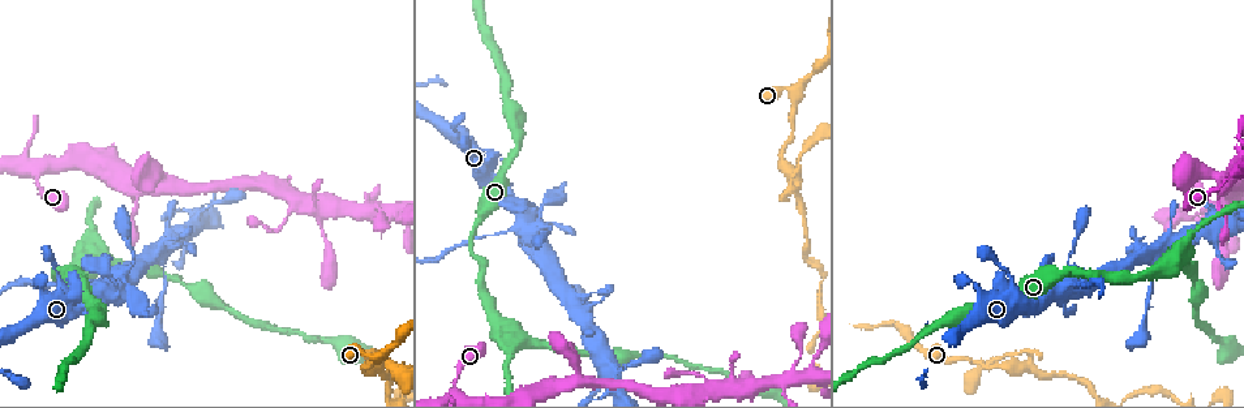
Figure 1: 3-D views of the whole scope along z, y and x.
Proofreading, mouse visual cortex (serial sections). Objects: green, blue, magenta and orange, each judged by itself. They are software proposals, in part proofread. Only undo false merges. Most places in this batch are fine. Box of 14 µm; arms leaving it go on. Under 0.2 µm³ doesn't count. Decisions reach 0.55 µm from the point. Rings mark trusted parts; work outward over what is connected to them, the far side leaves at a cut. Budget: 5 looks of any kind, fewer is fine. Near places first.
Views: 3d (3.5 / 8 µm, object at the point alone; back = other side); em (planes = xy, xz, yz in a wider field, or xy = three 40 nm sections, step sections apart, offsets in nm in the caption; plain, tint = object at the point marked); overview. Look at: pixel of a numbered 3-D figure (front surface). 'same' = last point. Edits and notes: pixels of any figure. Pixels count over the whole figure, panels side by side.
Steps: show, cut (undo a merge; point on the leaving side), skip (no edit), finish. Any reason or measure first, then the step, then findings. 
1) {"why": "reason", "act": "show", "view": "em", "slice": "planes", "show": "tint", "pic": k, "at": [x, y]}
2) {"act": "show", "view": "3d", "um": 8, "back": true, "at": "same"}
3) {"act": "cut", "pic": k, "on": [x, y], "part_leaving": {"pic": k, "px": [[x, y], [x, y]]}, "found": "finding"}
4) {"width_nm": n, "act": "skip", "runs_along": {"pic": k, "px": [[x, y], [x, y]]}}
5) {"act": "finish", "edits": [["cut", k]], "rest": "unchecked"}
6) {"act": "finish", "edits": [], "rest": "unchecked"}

{"why": "two arms in line, one across", "act": "show", "view": "3d", "um": 3.5, "back": true, "pic": 1, "at": [99, 280]}

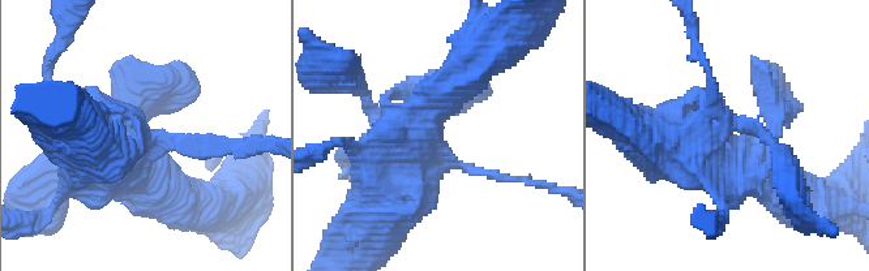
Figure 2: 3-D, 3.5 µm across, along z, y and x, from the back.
{"act": "show", "view": "em", "slice": "xy", "step": 5, "show": "tint", "pic": 2, "at": [146, 141]}

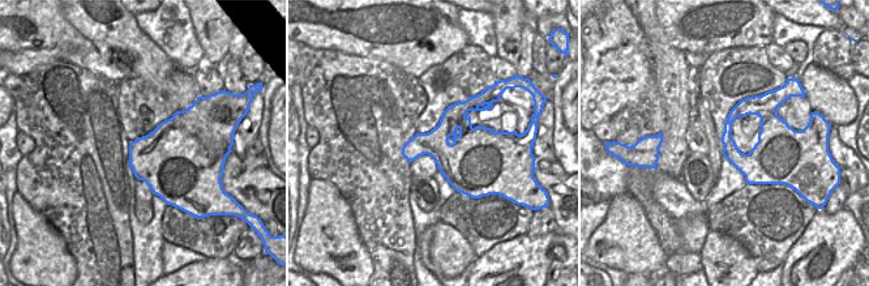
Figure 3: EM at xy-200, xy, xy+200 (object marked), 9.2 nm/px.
{"width_nm": 500, "act": "skip", "runs_along": {"pic": 2, "px": [[439, 102], [362, 239]]}, "found": "one cell here"}

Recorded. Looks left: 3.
{"why": "calibre changes", "act": "show", "view": "3d", "um": 3.5, "pic": 1, "at": [394, 213]}

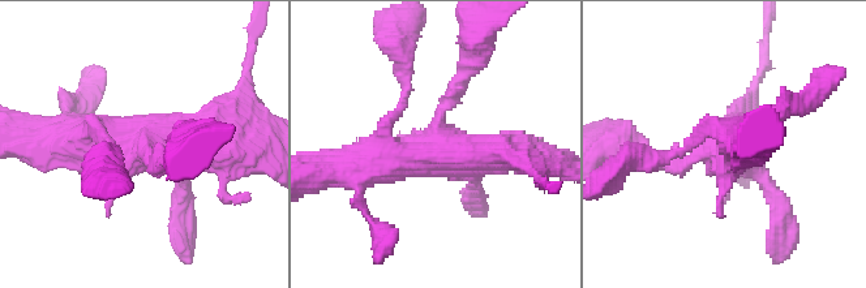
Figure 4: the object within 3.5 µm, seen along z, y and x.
{"why": "need the tissue", "act": "show", "view": "em", "slice": "xy", "step": 2, "show": "tint", "pic": 4, "at": [440, 147]}

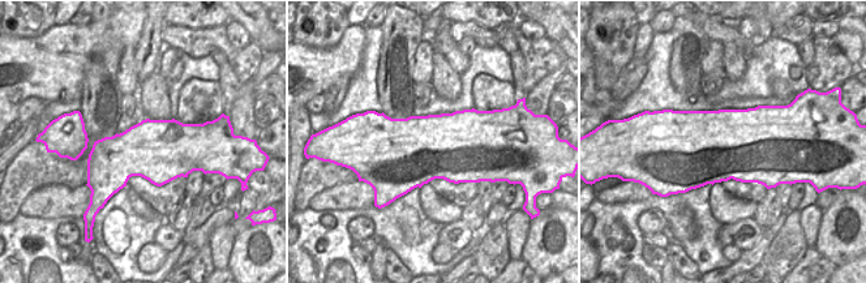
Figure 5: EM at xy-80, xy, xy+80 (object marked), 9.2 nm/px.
{"why": "another direction", "act": "show", "view": "em", "slice": "xy", "step": 5, "show": "tint", "at": "same"}

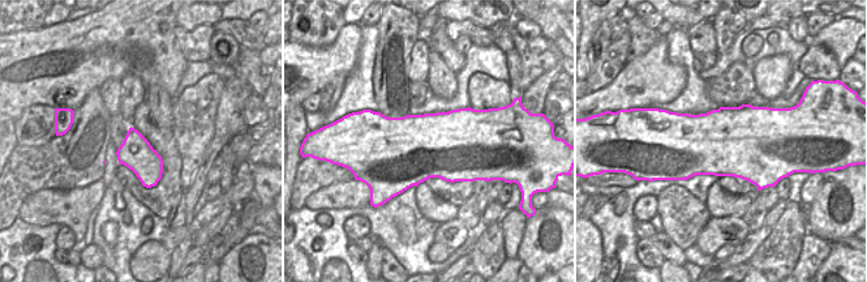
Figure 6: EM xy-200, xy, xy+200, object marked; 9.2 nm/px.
{"act": "skip", "runs_along": {"pic": 4, "px": [[63, 142], [167, 146], [179, 198]]}, "found": "all the same cell"}

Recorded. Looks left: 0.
{"act": "finish", "edits": [], "rest": "unchecked"}

